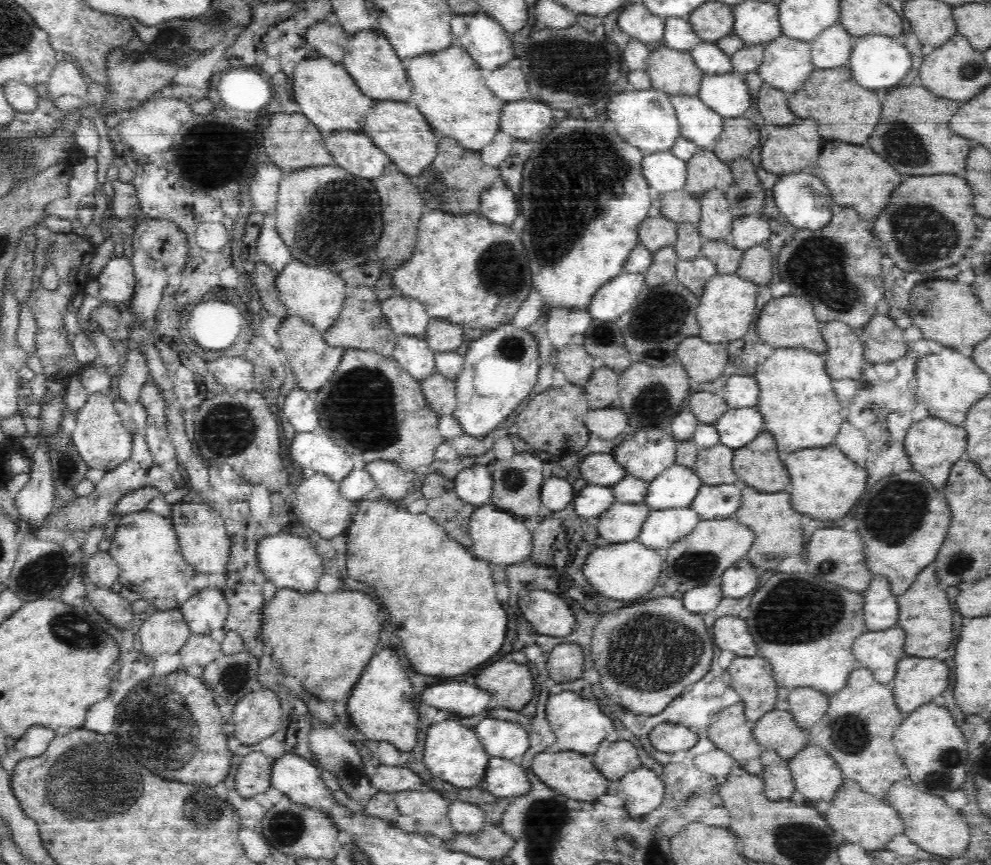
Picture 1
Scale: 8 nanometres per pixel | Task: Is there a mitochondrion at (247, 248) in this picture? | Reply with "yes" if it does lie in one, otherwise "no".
no

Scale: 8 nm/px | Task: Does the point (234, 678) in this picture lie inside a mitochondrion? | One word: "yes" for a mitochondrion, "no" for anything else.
yes

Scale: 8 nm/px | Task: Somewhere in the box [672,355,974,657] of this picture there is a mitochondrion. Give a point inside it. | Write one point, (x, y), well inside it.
(811, 611)

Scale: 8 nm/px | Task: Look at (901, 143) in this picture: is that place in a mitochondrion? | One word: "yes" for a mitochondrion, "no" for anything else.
yes

